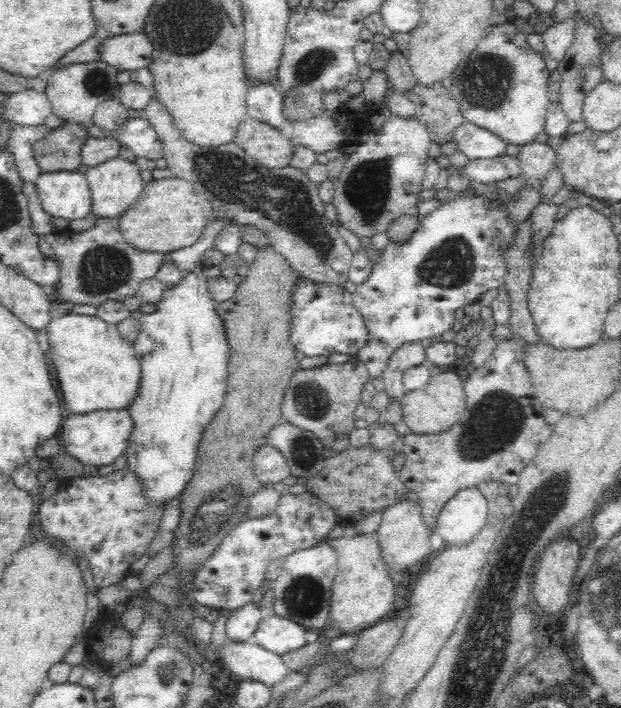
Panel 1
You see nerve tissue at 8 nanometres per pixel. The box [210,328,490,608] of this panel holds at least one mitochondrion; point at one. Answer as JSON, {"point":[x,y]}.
{"point":[312,401]}

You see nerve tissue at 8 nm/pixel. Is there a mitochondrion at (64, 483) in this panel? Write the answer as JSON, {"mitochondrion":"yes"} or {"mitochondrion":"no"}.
{"mitochondrion":"no"}

